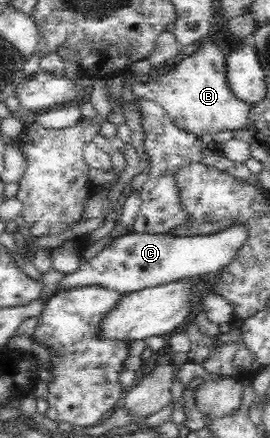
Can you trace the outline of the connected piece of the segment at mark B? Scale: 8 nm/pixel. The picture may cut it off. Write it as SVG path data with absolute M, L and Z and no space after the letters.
M201 40L201 45L192 55L179 60L172 69L161 76L155 75L148 82L134 82L132 91L137 99L145 99L158 103L167 112L168 117L179 130L193 133L197 136L215 135L221 131L235 131L249 129L251 122L251 105L246 101L241 101L234 96L226 78L226 57L221 52L222 49L211 40Z

